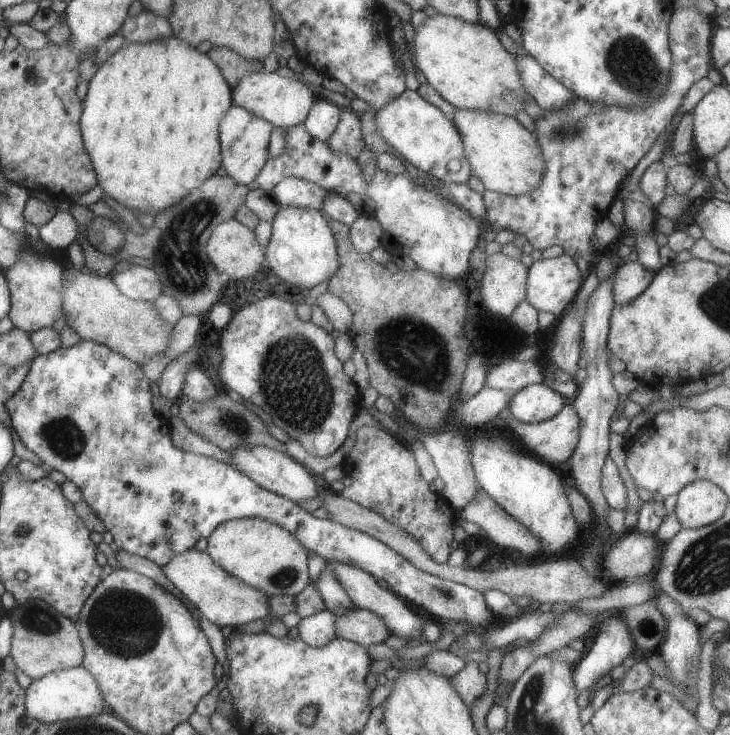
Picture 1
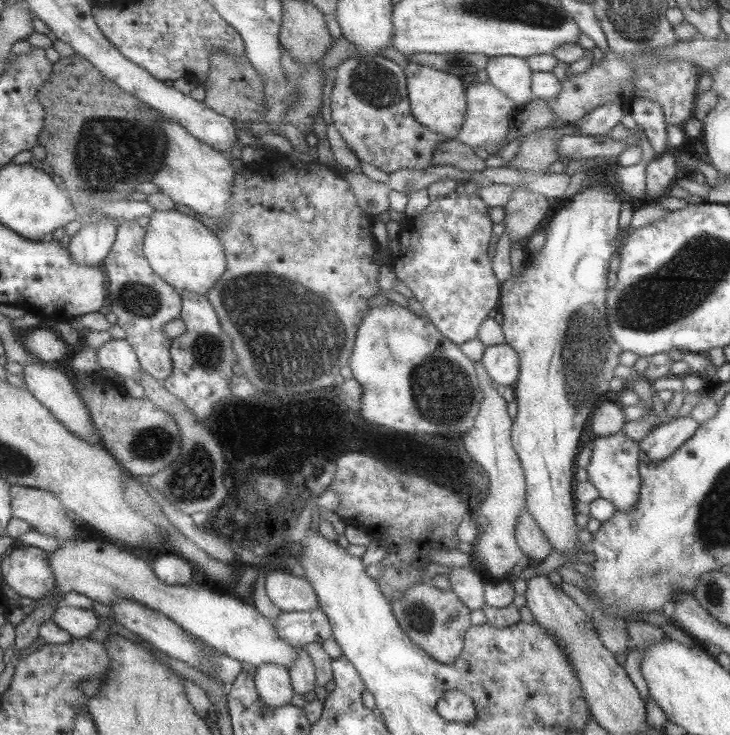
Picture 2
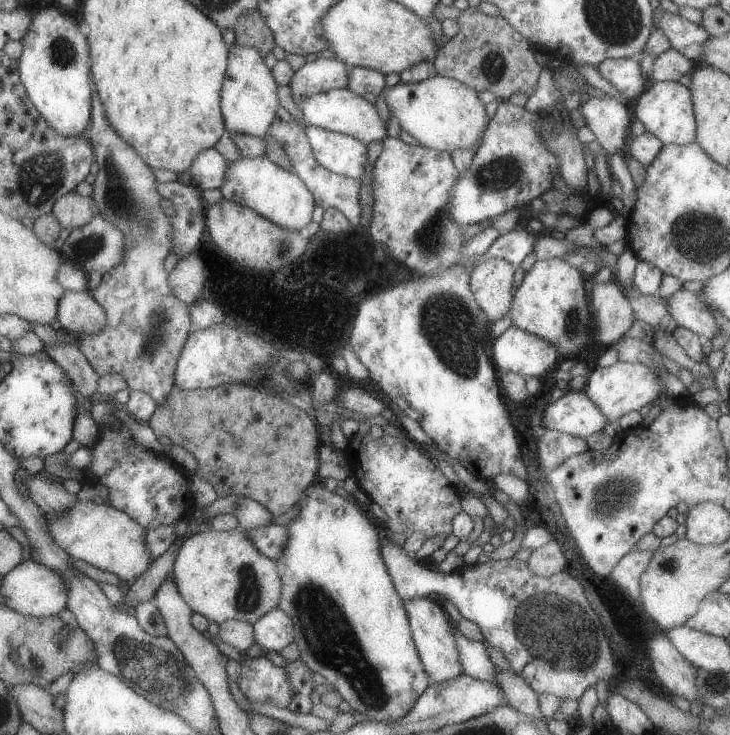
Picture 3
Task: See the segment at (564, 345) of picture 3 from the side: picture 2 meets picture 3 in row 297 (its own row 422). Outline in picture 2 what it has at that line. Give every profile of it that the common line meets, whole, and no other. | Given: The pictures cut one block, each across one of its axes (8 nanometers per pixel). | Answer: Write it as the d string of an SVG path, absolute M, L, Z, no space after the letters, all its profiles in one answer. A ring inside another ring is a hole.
M595 166L591 172L587 173L587 178L582 183L581 188L574 194L567 202L559 206L549 223L546 226L546 240L545 244L541 246L541 250L526 259L523 263L522 270L519 272L519 276L509 276L507 280L503 280L500 283L500 296L499 296L499 310L503 315L503 324L500 328L503 331L504 342L507 343L517 353L519 360L519 375L512 387L514 400L516 402L517 414L512 419L510 439L521 468L524 472L525 494L526 494L526 506L527 512L529 512L533 521L538 525L541 530L542 536L549 542L552 551L559 554L572 555L572 561L564 561L563 566L567 566L573 569L575 564L574 555L581 550L581 544L577 539L578 529L575 525L575 504L576 501L573 498L573 486L575 484L574 479L574 461L577 454L580 452L579 438L581 438L581 430L587 422L587 416L591 414L591 411L597 404L605 399L604 395L609 390L609 380L613 377L613 369L619 364L619 355L623 352L611 338L609 329L606 328L606 314L605 310L605 295L607 294L607 272L609 271L609 260L616 252L618 252L619 243L617 242L617 234L619 234L619 227L617 225L617 218L619 218L619 210L621 210L621 202L625 200L623 191L620 192L619 186L615 184L615 181L611 178L611 170L607 166Z

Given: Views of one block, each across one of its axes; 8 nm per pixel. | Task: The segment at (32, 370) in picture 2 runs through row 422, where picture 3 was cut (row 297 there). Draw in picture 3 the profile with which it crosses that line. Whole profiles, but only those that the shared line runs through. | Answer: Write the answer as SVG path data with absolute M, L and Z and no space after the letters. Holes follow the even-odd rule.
M65 289L56 307L56 317L60 326L76 338L96 333L105 326L105 311L90 295L89 290L70 291Z

